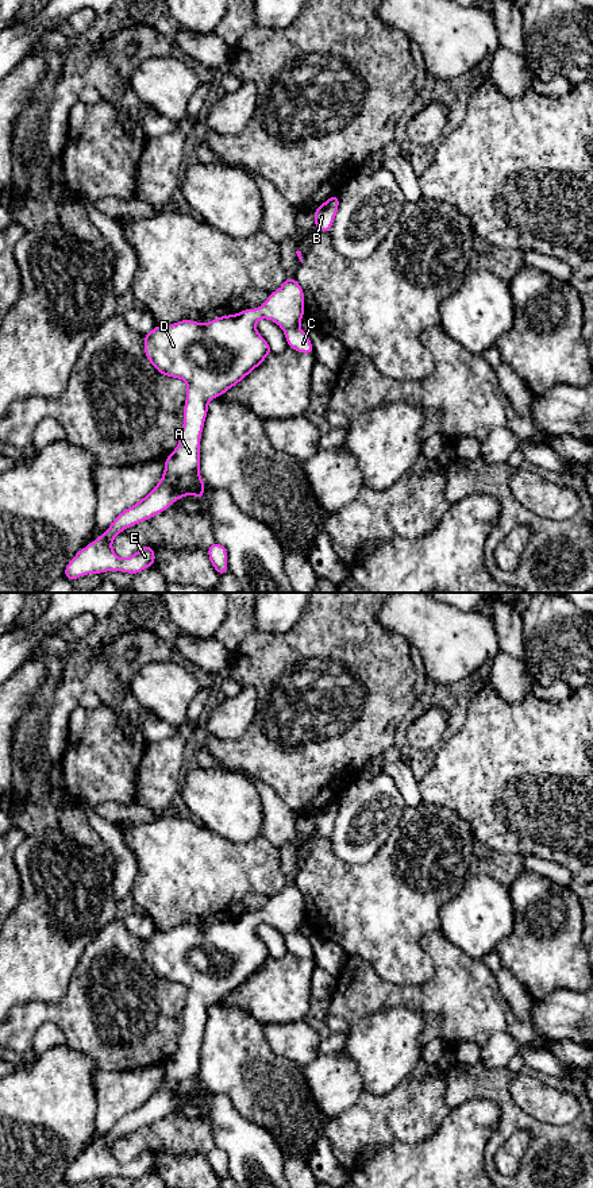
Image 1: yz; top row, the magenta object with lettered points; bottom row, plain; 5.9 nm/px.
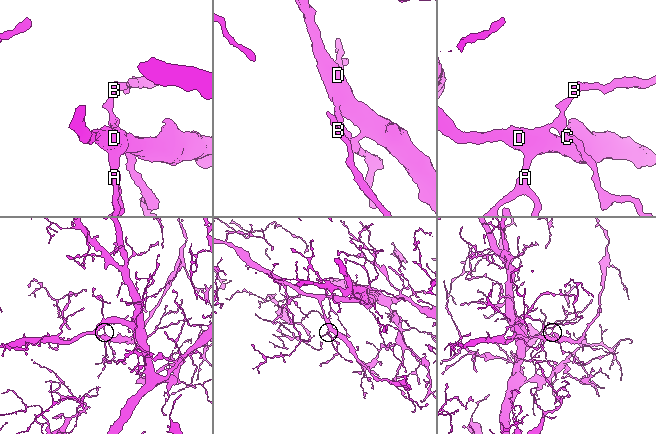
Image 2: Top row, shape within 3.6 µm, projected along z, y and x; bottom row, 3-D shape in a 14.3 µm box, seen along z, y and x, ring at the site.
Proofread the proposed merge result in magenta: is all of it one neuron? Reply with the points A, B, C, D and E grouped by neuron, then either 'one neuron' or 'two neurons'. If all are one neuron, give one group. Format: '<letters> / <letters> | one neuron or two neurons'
A B C D E | one neuron

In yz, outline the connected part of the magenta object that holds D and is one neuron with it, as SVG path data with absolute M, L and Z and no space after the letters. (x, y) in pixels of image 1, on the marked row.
M286 277L282 286L270 293L266 302L257 309L243 309L236 315L220 316L204 324L192 320L181 320L169 327L157 324L151 332L143 335L145 355L155 370L167 377L181 378L188 386L180 440L177 448L165 459L165 471L158 485L143 500L122 512L103 536L80 549L68 563L63 575L69 580L73 582L86 574L101 574L113 570L135 575L155 564L151 545L143 545L130 558L119 559L112 549L112 540L122 531L165 512L174 501L188 494L203 500L205 483L200 477L200 439L208 402L239 383L273 351L266 339L257 331L255 324L259 319L269 319L278 324L290 348L313 355L315 351L309 336L300 328L303 317L304 292L299 281Z

